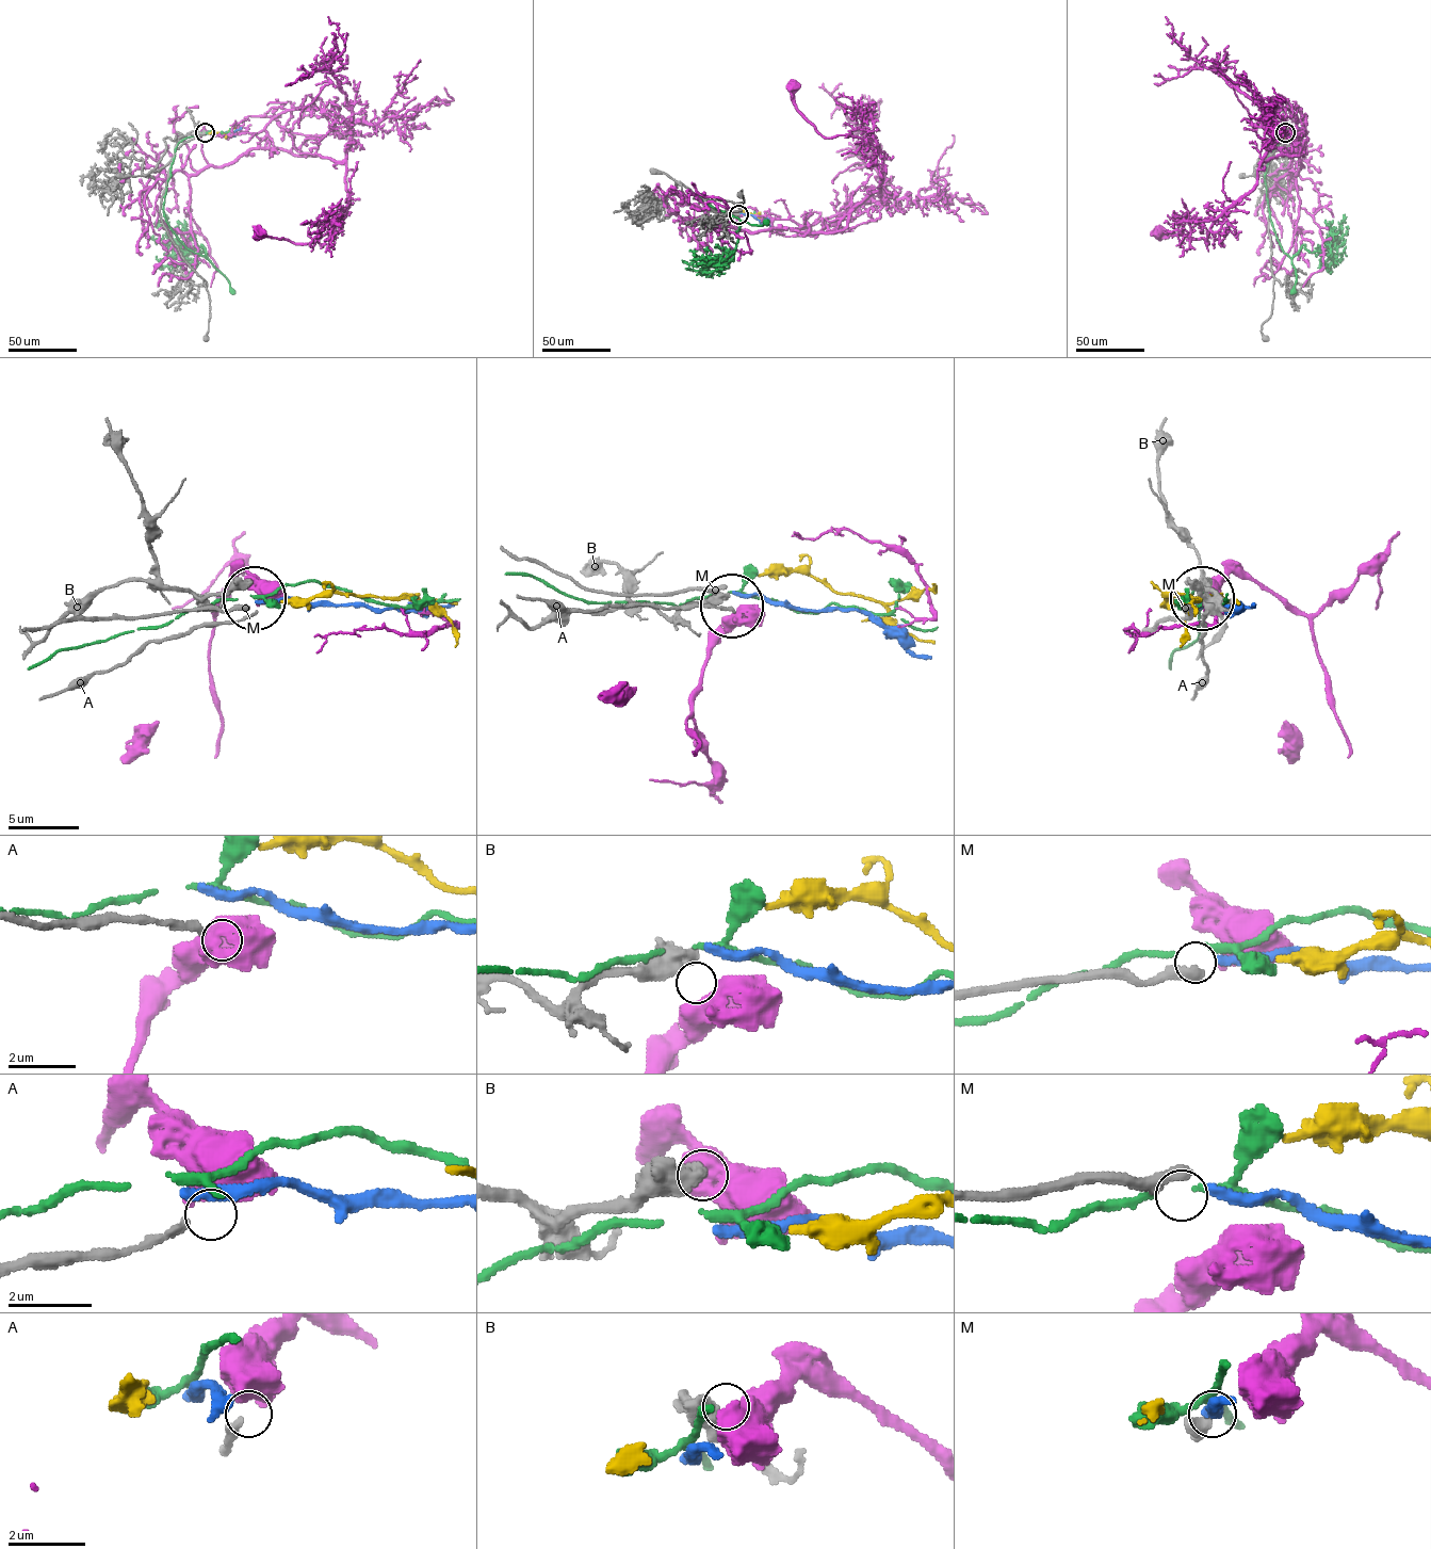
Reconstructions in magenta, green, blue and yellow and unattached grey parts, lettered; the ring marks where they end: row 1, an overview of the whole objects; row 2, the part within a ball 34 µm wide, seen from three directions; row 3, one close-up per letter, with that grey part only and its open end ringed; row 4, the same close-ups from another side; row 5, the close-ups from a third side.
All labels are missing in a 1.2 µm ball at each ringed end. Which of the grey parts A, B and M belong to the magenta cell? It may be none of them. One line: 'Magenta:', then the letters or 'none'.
Magenta: none

